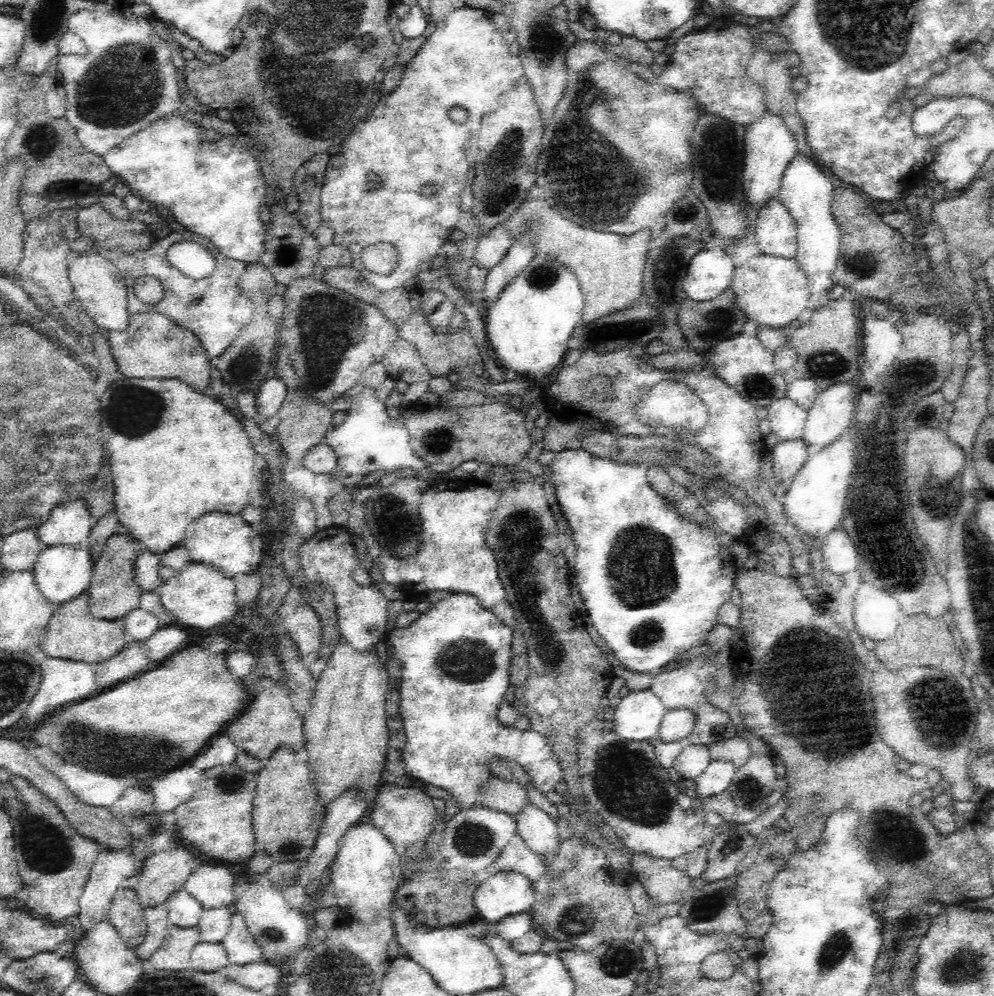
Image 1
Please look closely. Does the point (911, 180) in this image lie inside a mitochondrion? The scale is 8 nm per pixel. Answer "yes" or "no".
no

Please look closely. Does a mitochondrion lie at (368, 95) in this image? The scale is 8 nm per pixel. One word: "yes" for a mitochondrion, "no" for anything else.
no

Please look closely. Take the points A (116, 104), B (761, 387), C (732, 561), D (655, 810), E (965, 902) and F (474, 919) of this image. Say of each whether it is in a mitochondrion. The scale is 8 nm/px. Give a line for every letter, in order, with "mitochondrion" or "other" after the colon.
A: mitochondrion
B: mitochondrion
C: other
D: mitochondrion
E: other
F: other

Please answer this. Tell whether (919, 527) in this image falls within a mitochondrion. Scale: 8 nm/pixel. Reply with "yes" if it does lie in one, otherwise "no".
no

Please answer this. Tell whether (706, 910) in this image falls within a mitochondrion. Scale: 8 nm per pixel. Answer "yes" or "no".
yes

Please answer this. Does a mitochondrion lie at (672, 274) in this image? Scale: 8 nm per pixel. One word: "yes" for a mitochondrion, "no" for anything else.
no

